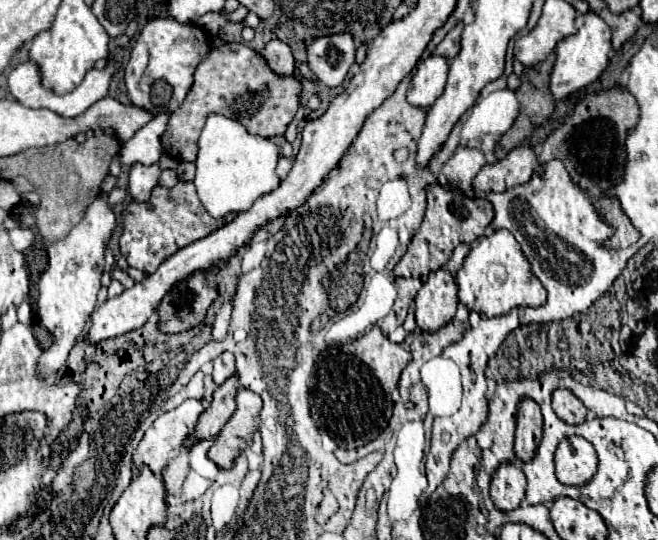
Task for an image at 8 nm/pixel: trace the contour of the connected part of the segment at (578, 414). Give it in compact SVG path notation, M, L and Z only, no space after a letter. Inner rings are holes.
M567 389L553 391L553 411L567 425L579 425L587 417L585 405L571 391L567 391Z

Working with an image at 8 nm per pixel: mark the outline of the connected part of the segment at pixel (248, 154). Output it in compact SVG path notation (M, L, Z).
M211 115L199 137L199 153L195 161L197 175L193 181L207 213L219 219L227 213L249 211L257 197L279 187L281 179L275 171L277 161L279 147L271 139L249 133L245 125L225 115Z

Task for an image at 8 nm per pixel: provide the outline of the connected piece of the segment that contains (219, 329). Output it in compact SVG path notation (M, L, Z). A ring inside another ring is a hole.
M227 301L227 303L221 307L221 313L217 315L217 319L215 319L215 323L213 323L213 339L215 339L215 341L223 341L223 339L227 337L227 327L229 327L231 311L233 311L233 301Z

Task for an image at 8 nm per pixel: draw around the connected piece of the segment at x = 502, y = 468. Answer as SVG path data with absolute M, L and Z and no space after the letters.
M513 463L499 465L491 481L491 499L495 507L505 513L517 509L525 499L525 485L527 485L525 475L517 465Z

